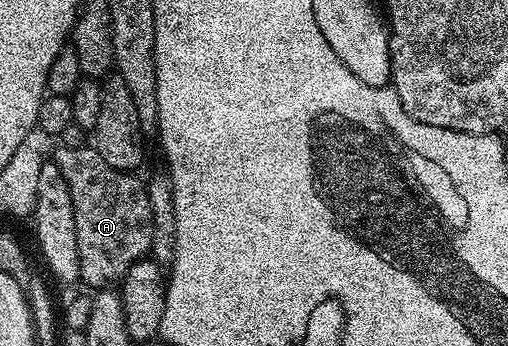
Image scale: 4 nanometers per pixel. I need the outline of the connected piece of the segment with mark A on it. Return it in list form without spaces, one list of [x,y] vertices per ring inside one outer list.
[[[56,147],[55,161],[59,172],[63,172],[63,180],[67,180],[67,188],[71,188],[71,204],[75,208],[75,236],[79,244],[80,281],[92,288],[109,288],[120,283],[126,272],[146,257],[153,249],[153,225],[151,224],[151,200],[144,181],[140,182],[136,173],[128,170],[116,170],[99,156],[92,148],[80,150]]]

